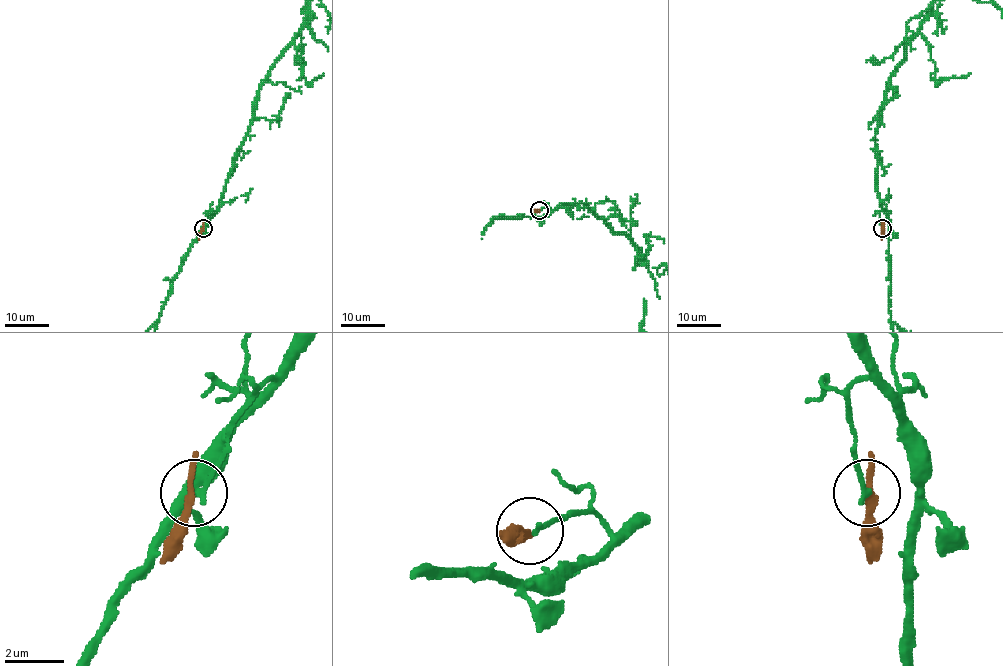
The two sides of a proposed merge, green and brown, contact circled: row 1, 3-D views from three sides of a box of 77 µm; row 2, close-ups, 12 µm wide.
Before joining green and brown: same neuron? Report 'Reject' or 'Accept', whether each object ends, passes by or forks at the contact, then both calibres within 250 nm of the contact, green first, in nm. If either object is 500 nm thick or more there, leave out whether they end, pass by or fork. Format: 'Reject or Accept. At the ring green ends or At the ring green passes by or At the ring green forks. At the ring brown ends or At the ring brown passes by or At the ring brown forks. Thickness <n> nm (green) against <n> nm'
Reject. At the ring green ends. At the ring brown passes by. Thickness 160 nm (green) against 200 nm

